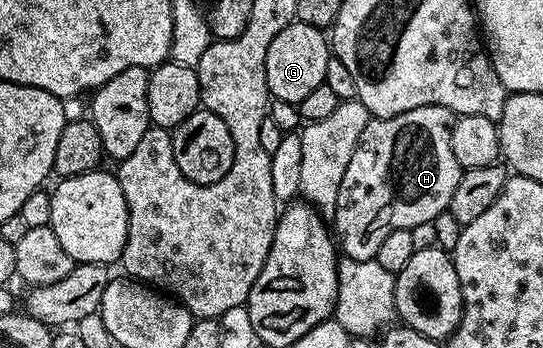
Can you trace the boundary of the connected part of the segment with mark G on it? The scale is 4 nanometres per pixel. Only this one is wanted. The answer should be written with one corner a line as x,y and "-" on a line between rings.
294,22
287,25
279,34
275,34
275,42
267,50
267,86
269,95
274,100
291,102
299,105
315,86
325,83
327,62
331,55
331,44
322,29

